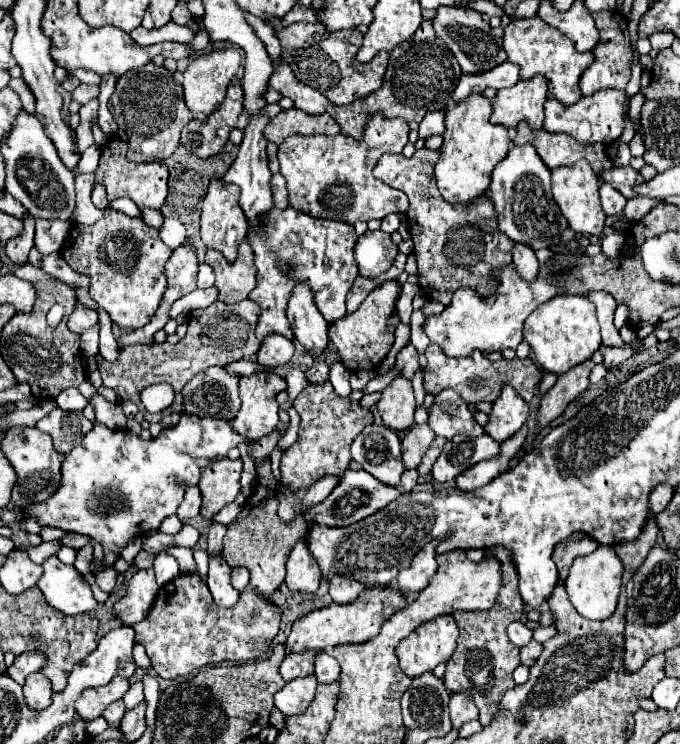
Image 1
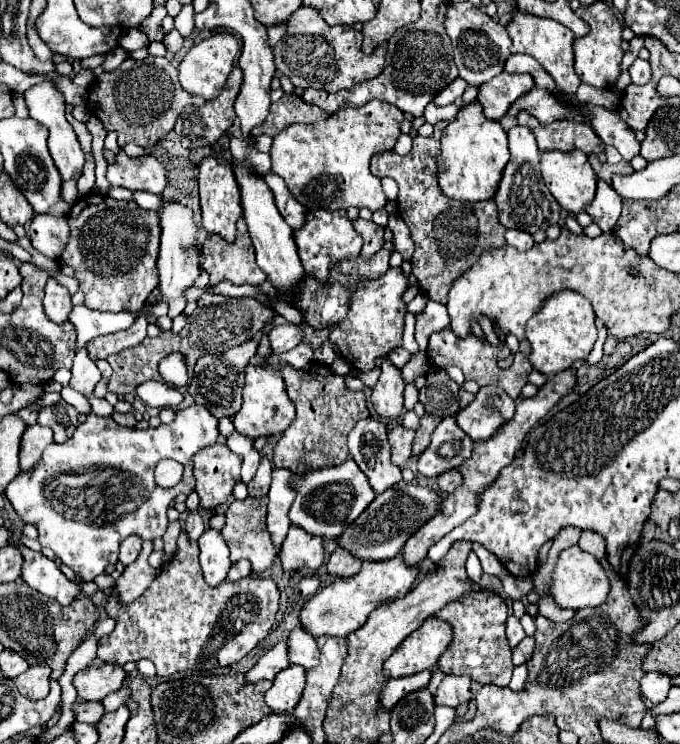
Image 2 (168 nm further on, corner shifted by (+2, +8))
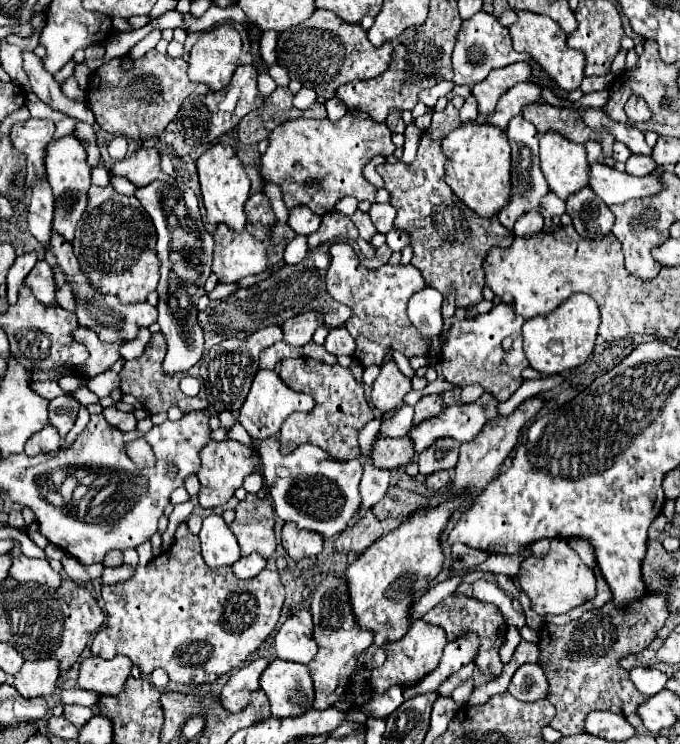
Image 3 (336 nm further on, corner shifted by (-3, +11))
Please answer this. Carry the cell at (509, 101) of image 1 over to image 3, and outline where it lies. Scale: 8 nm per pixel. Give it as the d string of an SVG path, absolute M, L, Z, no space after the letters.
M513 63L509 67L493 69L487 75L487 79L473 85L473 97L479 103L481 117L491 115L495 111L499 97L503 93L507 93L507 89L511 89L513 85L517 85L521 81L529 81L529 77L531 77L531 65L529 63Z

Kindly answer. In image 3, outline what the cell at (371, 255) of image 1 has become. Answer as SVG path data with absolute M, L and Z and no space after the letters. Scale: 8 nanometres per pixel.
M355 211L351 219L353 219L355 227L359 229L359 235L361 235L361 239L365 239L365 241L371 241L371 239L375 237L377 229L375 229L375 225L373 225L373 221L371 221L371 217L369 217L367 213Z

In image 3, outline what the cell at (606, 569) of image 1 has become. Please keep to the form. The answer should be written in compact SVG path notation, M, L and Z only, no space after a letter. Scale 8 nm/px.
M553 539L551 551L545 557L533 557L533 555L527 557L521 563L517 579L519 579L521 589L529 595L533 609L539 615L567 613L579 607L581 603L593 599L597 593L597 581L595 581L593 569L581 561L581 557L567 545L565 539Z

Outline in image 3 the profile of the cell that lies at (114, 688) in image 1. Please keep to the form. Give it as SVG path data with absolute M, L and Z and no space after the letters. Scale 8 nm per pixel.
M117 655L109 661L101 657L89 657L79 665L79 687L97 691L101 695L115 695L123 689L131 665L133 663L123 655Z

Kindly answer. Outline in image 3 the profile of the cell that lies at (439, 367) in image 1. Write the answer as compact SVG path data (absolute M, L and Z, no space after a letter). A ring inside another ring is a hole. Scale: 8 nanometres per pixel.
M505 303L495 305L489 313L479 315L475 319L455 321L447 331L439 335L441 339L441 367L447 381L457 383L459 387L467 387L471 383L481 385L485 391L495 391L495 397L507 401L523 383L521 371L529 367L529 361L523 351L521 325L523 317L515 315L513 309ZM505 337L513 339L513 347L509 353L501 349L501 341Z

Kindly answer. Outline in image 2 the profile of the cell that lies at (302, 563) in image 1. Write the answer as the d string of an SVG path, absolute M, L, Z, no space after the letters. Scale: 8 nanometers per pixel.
M290 526L290 532L282 544L280 560L286 572L296 572L302 568L316 570L324 562L322 540L298 526Z

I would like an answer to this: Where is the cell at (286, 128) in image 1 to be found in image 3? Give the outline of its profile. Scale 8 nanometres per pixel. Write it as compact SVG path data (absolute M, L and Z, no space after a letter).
M277 87L255 113L249 113L247 117L243 117L243 121L239 121L239 139L243 143L259 143L261 139L269 137L269 133L283 121L299 117L325 119L325 103L313 103L307 111L299 111L293 105L293 93L289 91L289 87Z

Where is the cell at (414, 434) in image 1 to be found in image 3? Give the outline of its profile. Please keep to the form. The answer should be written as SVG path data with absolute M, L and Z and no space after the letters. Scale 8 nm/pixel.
M381 437L375 443L375 453L373 453L373 461L375 465L379 465L381 469L395 469L395 467L403 467L409 465L413 461L413 441L411 437Z

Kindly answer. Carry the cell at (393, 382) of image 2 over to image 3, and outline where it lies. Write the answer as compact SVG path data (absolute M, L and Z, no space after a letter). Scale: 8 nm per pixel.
M387 359L381 365L381 373L373 383L371 401L381 411L393 411L403 405L403 397L411 391L411 379L405 377L393 359Z

